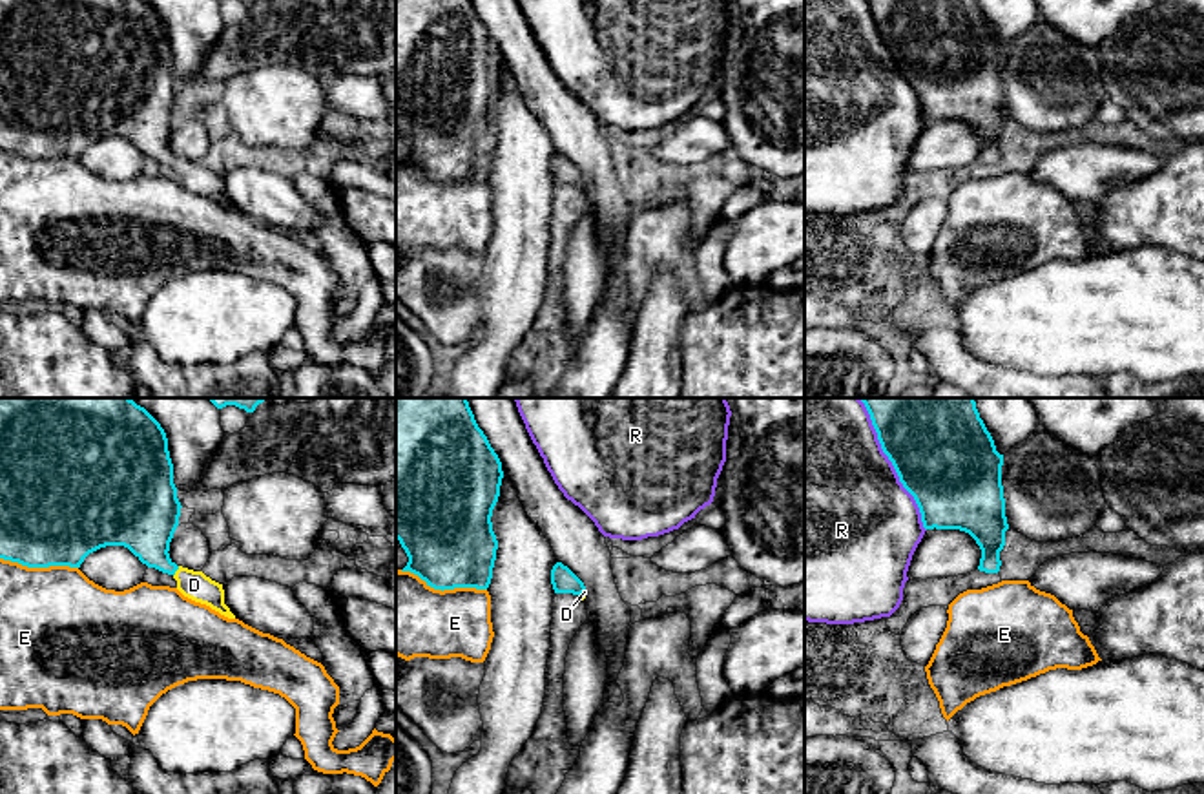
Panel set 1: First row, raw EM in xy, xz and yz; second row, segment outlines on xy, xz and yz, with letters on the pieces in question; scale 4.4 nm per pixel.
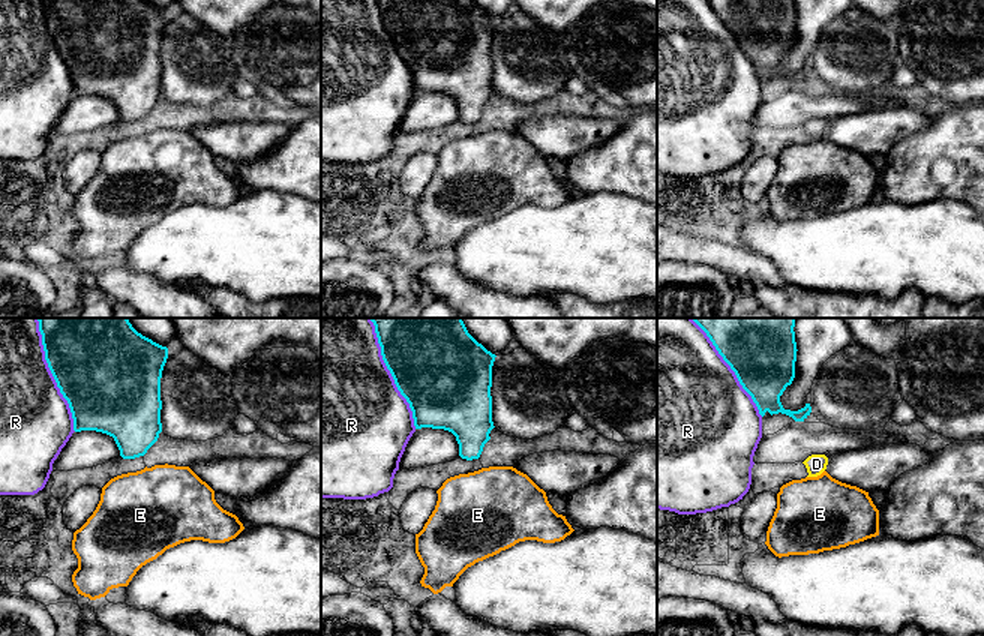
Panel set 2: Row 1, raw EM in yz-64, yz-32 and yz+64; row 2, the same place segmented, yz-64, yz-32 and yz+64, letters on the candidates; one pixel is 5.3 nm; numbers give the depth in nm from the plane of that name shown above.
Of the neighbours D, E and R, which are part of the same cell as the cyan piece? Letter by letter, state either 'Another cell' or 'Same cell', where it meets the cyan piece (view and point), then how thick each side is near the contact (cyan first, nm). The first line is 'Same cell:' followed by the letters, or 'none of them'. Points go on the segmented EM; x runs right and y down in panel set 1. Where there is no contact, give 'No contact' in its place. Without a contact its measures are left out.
Same cell: D
D: Same cell. Touches cyan at xy (176, 570). Thickness 280 nm (cyan) against 130 nm
E: Another cell. Touches cyan at xz (444, 588). Thickness 400 nm (cyan) against 360 nm
R: Another cell. Touches cyan at yz (892, 464). Thickness 460 nm (cyan) against 500 nm

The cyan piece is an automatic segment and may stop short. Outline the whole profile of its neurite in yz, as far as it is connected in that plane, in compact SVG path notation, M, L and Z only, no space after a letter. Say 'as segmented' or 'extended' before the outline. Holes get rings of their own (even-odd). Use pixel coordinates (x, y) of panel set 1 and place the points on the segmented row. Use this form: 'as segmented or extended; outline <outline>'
as segmented; outline M859 398L883 453L914 496L925 529L960 529L981 549L980 571L998 573L1009 529L1002 486L1003 454L996 451L974 398Z

